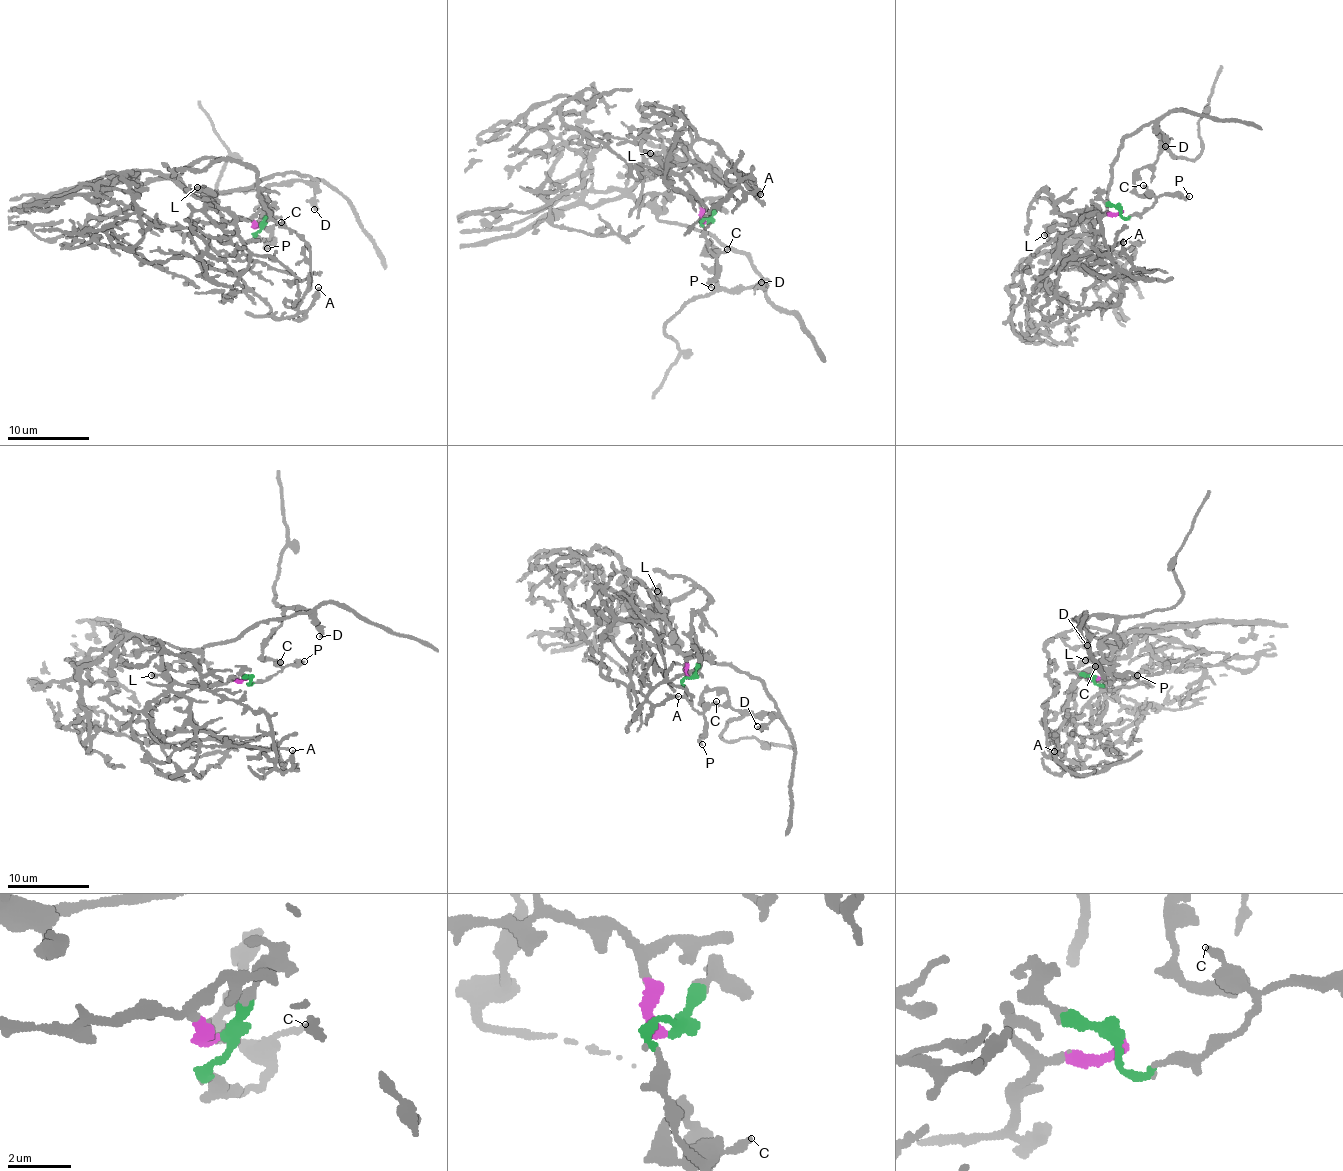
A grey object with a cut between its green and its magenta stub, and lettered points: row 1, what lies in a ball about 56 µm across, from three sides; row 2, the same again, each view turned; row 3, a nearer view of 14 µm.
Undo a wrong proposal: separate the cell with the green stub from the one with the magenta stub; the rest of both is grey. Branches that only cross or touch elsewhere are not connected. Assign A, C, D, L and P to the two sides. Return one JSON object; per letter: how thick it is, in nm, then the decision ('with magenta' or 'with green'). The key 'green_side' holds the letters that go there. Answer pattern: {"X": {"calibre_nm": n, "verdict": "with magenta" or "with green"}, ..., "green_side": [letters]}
{"A": {"calibre_nm": 280, "verdict": "with magenta"}, "C": {"calibre_nm": 200, "verdict": "with green"}, "D": {"calibre_nm": 360, "verdict": "with green"}, "L": {"calibre_nm": 380, "verdict": "with green"}, "P": {"calibre_nm": 260, "verdict": "with green"}, "green_side": ["C", "D", "L", "P"]}

